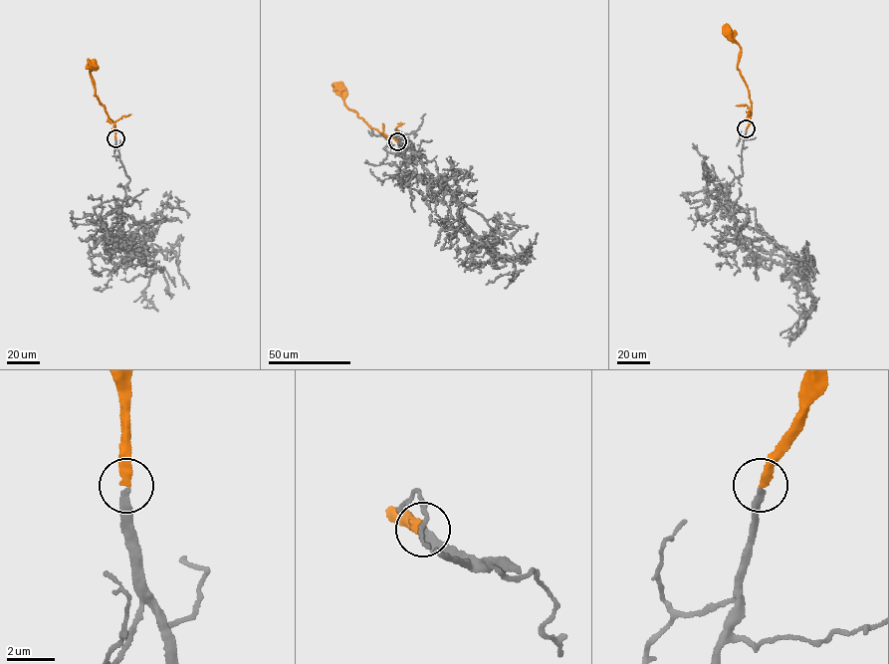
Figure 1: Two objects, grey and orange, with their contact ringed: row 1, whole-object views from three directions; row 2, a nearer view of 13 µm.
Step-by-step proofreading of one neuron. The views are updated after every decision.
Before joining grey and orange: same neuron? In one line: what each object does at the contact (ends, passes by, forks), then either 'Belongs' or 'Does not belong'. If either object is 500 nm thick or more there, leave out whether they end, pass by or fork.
At the ring grey ends. At the ring orange ends. Belongs

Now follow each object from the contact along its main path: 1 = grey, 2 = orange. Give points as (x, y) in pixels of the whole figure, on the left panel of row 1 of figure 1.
1: (115, 138), (129, 179), (121, 235), (129, 251), (135, 246), (155, 266), (144, 292), (153, 305), (145, 308)
2: (115, 138), (114, 122), (95, 96), (90, 72), (93, 65)

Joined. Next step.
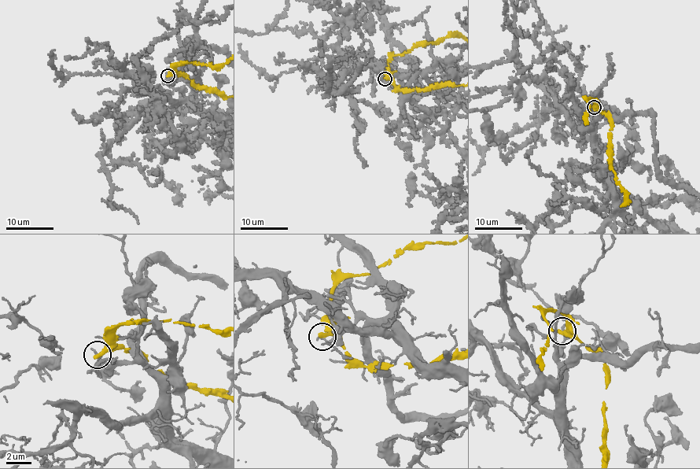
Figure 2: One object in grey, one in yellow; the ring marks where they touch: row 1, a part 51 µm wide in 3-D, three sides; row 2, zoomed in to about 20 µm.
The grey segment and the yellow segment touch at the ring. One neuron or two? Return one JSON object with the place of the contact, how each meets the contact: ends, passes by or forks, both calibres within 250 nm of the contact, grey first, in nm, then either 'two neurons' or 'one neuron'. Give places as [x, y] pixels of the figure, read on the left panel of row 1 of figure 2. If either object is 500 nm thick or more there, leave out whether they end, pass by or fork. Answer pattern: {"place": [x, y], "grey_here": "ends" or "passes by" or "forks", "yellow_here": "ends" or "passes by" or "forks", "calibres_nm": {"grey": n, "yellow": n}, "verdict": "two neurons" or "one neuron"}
{"place": [167, 75], "grey_here": "ends", "yellow_here": "ends", "calibres_nm": {"grey": 200, "yellow": 360}, "verdict": "two neurons"}

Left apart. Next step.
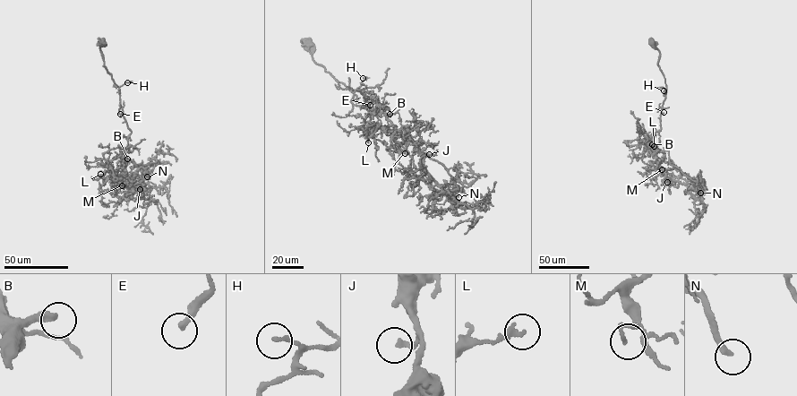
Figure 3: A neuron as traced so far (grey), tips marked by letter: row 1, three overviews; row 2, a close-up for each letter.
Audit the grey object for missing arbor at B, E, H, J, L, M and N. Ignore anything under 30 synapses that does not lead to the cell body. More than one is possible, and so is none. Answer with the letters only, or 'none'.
B, N

